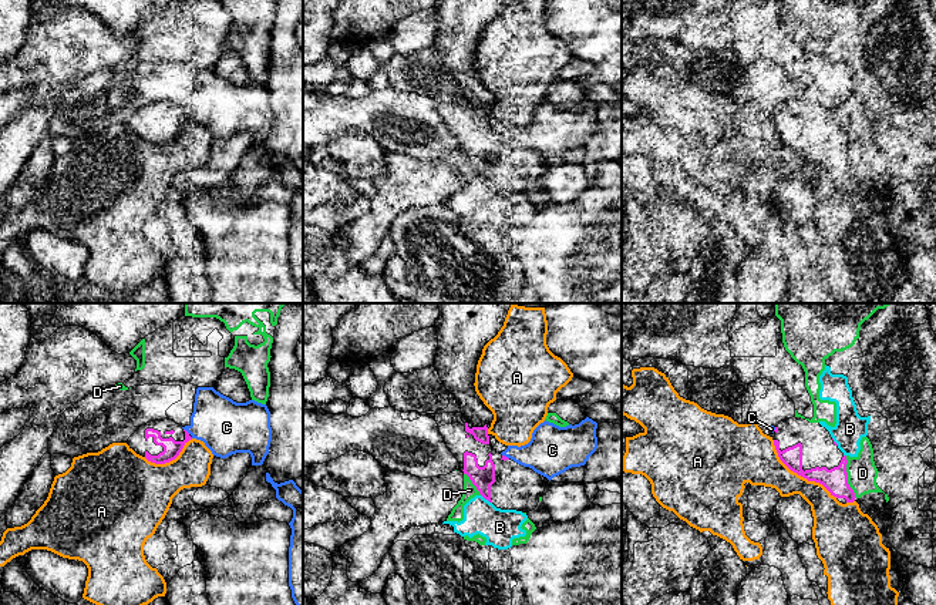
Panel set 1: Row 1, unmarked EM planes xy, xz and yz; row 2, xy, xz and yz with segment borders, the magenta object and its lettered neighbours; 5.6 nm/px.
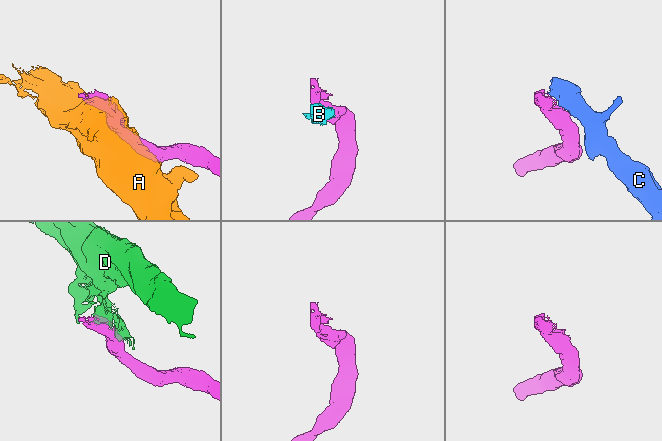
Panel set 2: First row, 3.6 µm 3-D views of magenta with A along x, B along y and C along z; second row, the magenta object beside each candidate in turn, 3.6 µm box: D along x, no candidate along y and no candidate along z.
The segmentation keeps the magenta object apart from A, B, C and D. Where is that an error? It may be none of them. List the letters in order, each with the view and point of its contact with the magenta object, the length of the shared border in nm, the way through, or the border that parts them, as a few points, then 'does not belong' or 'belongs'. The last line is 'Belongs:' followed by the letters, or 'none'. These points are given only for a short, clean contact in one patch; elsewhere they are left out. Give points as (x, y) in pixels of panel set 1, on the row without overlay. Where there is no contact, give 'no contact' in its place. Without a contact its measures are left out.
A: yz (800, 155) | 480 nm | does not belong
B: xz (487, 180) | 80 nm | along xz (481, 175), (491, 184) | does not belong
C: xy (185, 111) | 50 nm | does not belong
D: yz (847, 158) | 240 nm | does not belong
Belongs: none

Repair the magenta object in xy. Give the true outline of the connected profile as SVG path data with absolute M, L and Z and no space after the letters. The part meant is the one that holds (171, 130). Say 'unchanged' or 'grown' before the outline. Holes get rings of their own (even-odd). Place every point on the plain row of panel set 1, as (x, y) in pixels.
grown | M155 101L141 107L127 122L129 130L155 145L175 141L192 117L174 101Z

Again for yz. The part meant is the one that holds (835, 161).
grown | M801 98L784 101L775 108L772 121L780 141L791 152L822 165L836 179L855 182L848 165L846 137L819 104Z

